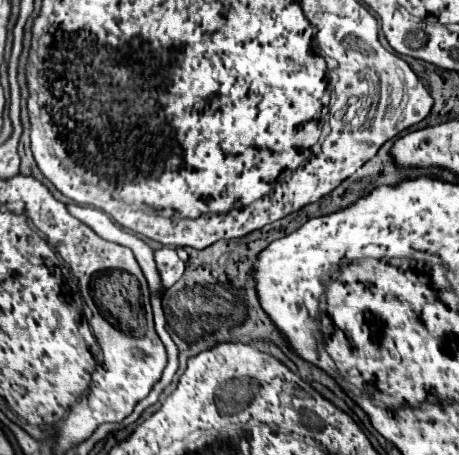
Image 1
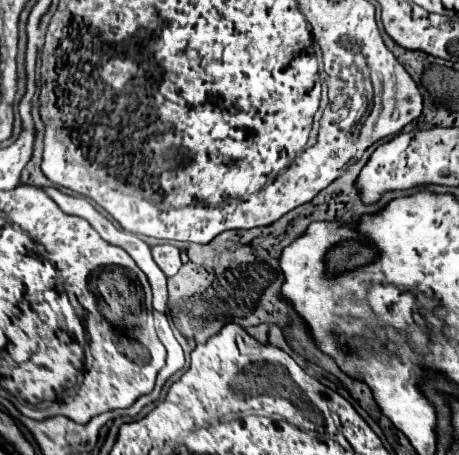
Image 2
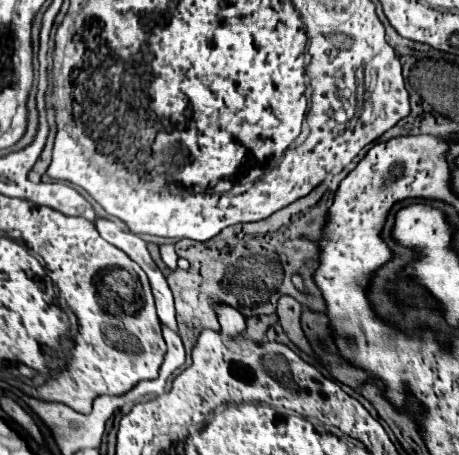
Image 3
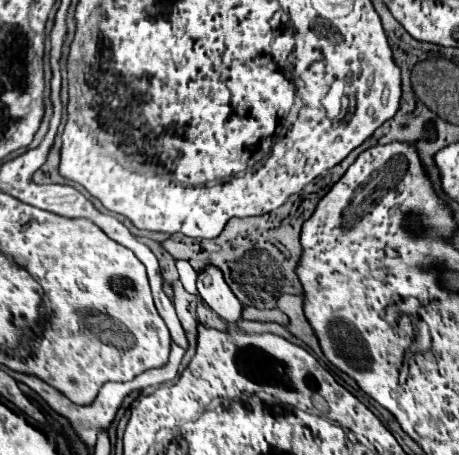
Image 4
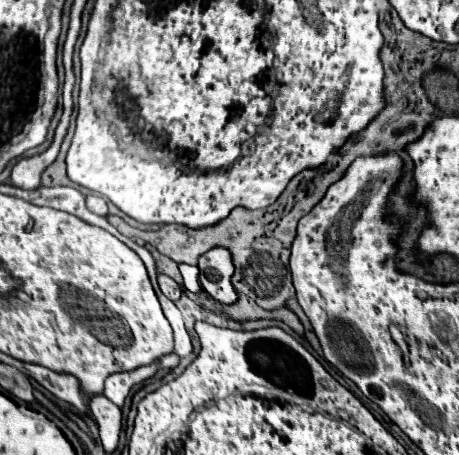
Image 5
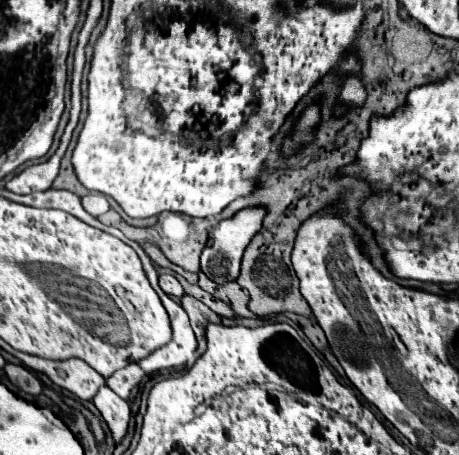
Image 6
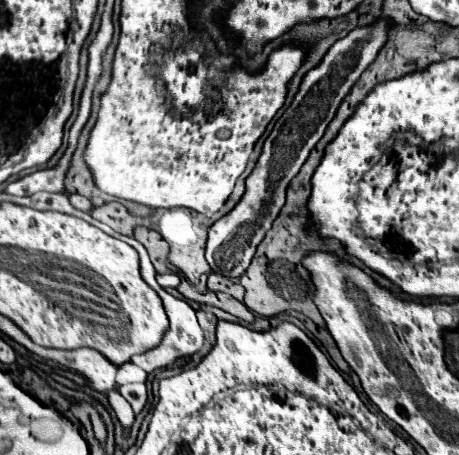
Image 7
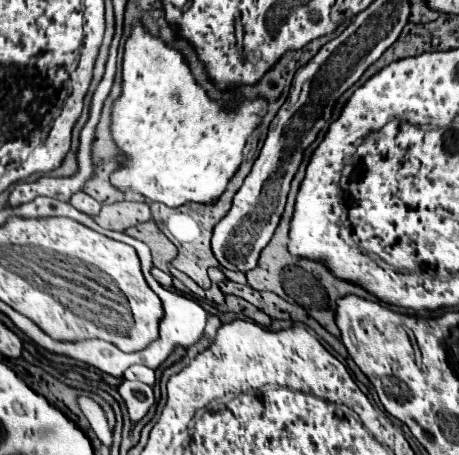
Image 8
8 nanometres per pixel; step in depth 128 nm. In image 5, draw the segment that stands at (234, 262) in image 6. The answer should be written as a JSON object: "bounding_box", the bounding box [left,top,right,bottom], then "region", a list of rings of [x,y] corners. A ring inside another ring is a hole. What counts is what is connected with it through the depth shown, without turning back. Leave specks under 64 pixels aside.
{"bounding_box":[200,248,238,304],"region":[[[212,248],[200,256],[200,286],[204,292],[220,304],[234,304],[238,294],[230,282],[234,274],[232,258],[226,248]]]}

